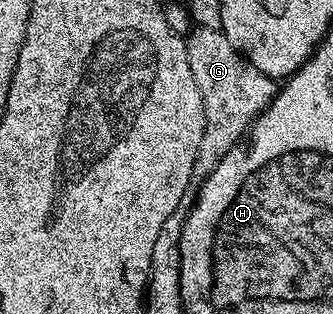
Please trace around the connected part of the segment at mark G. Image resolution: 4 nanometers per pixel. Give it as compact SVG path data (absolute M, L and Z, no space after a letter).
M194 28L192 32L185 42L187 63L191 63L191 75L195 75L195 87L199 87L205 112L203 139L199 139L193 176L204 179L223 155L227 155L227 151L249 132L257 116L273 101L279 85L249 62L220 29Z

